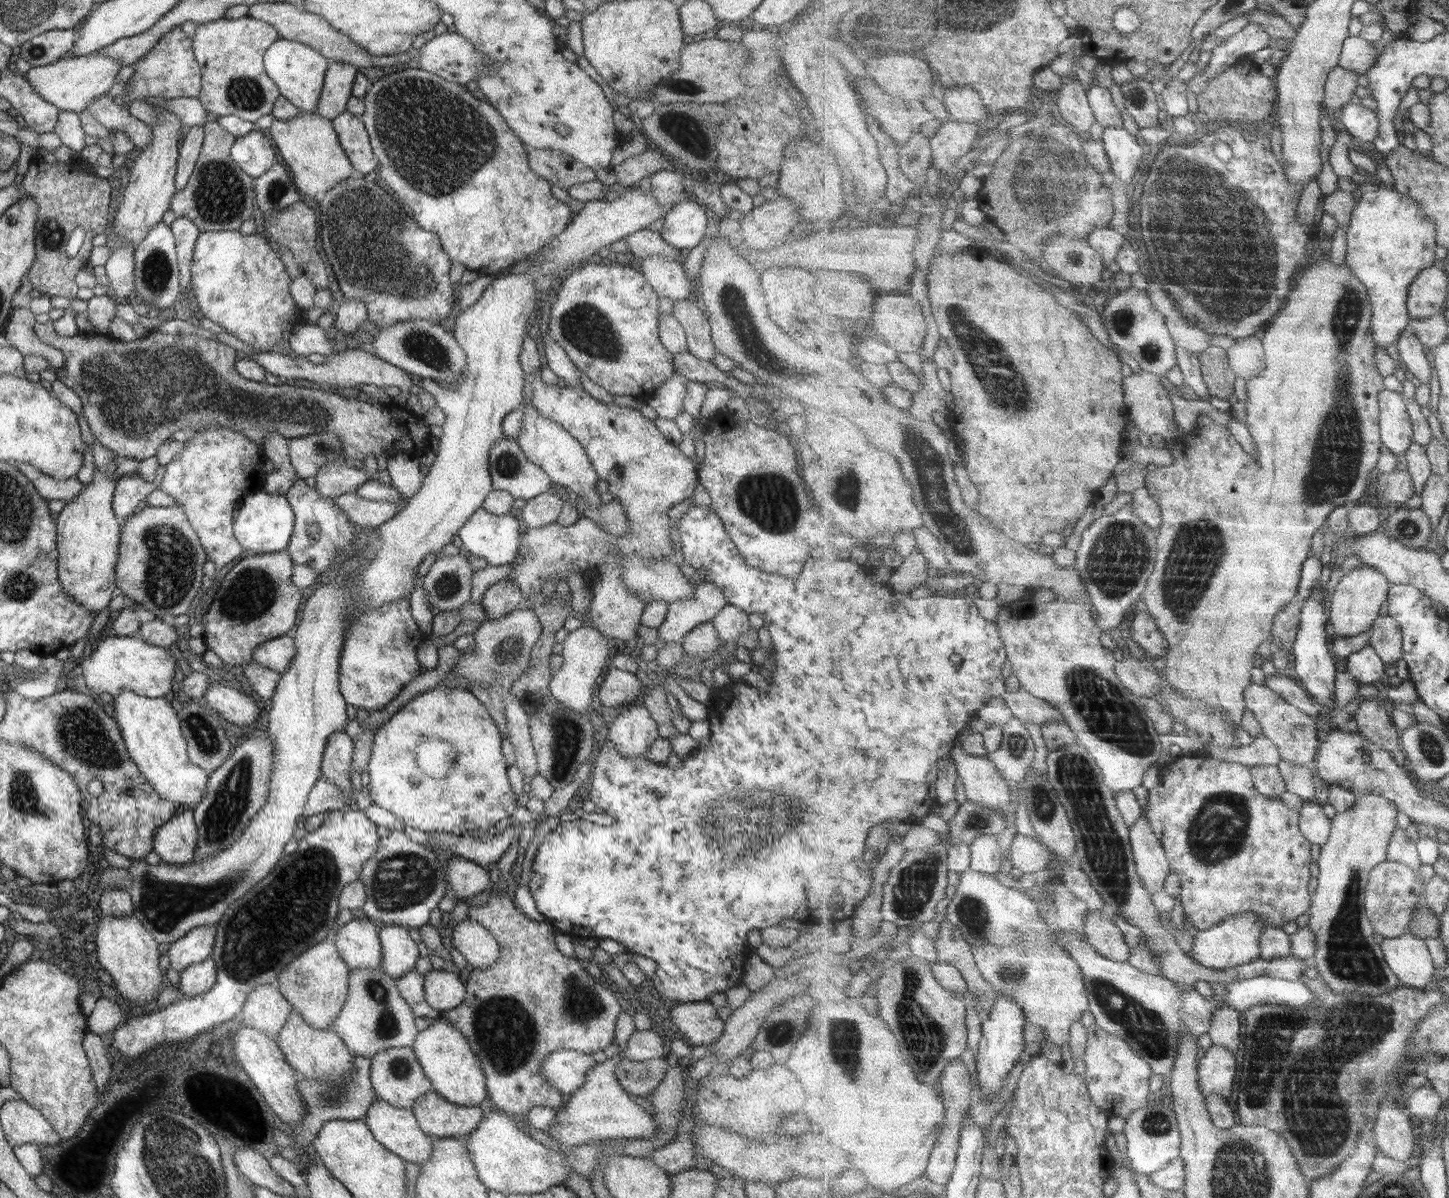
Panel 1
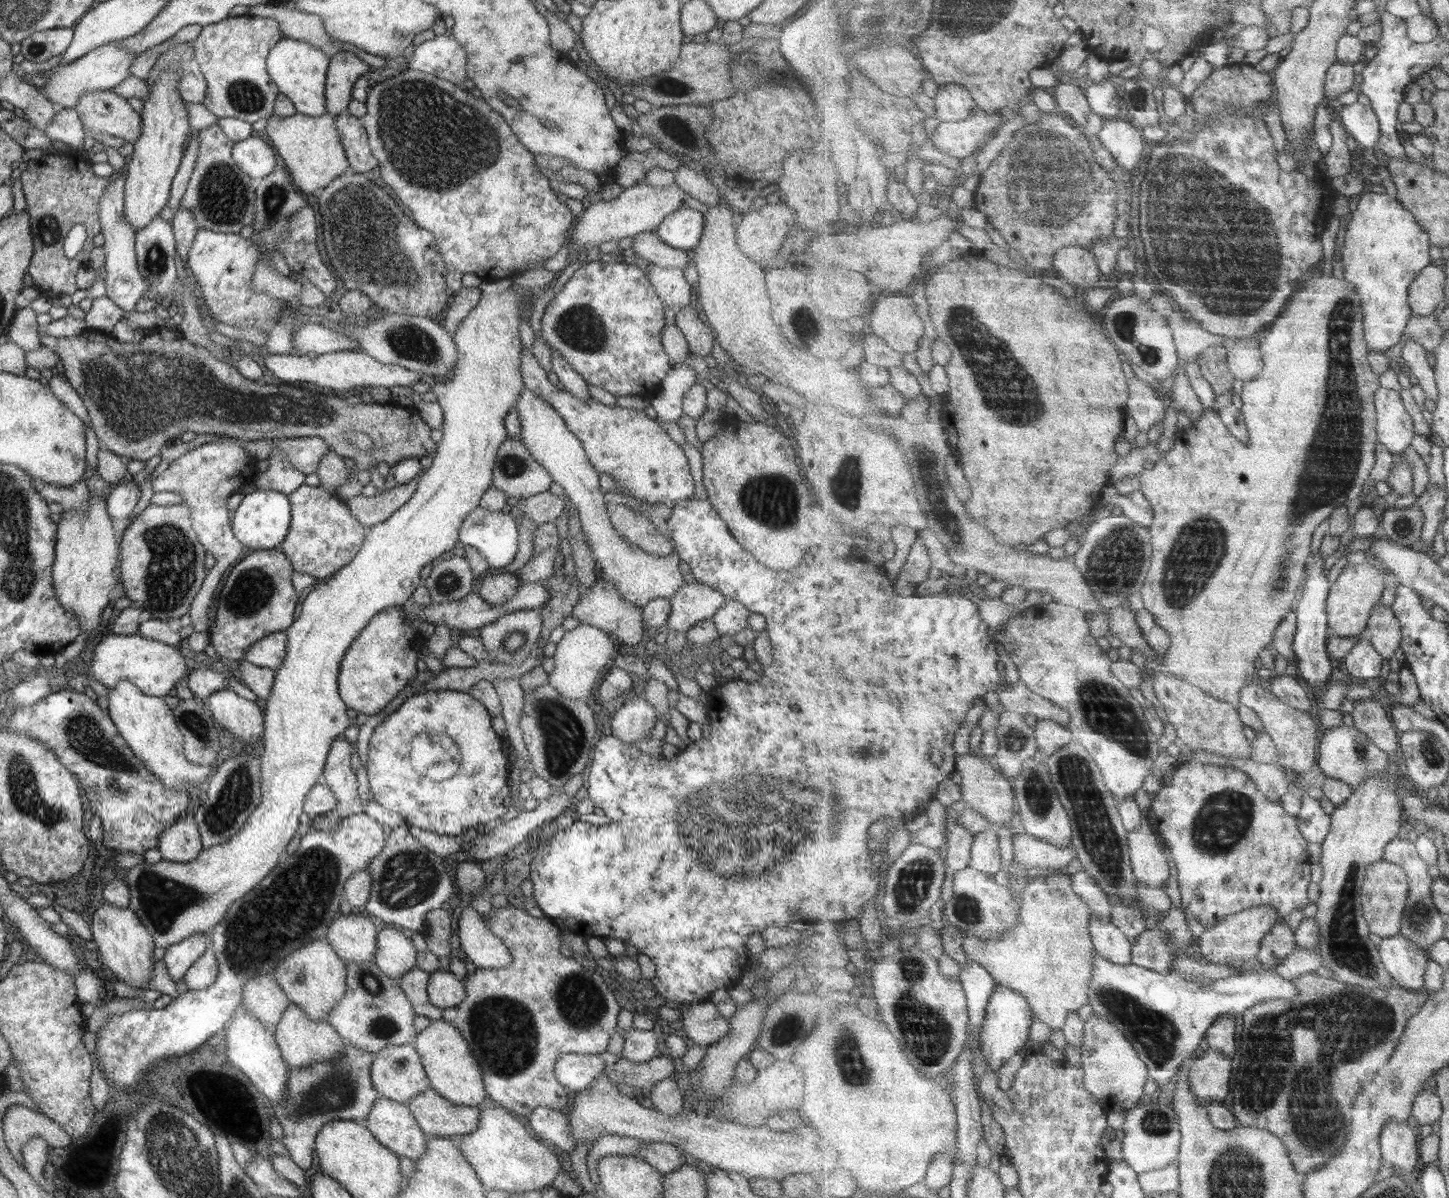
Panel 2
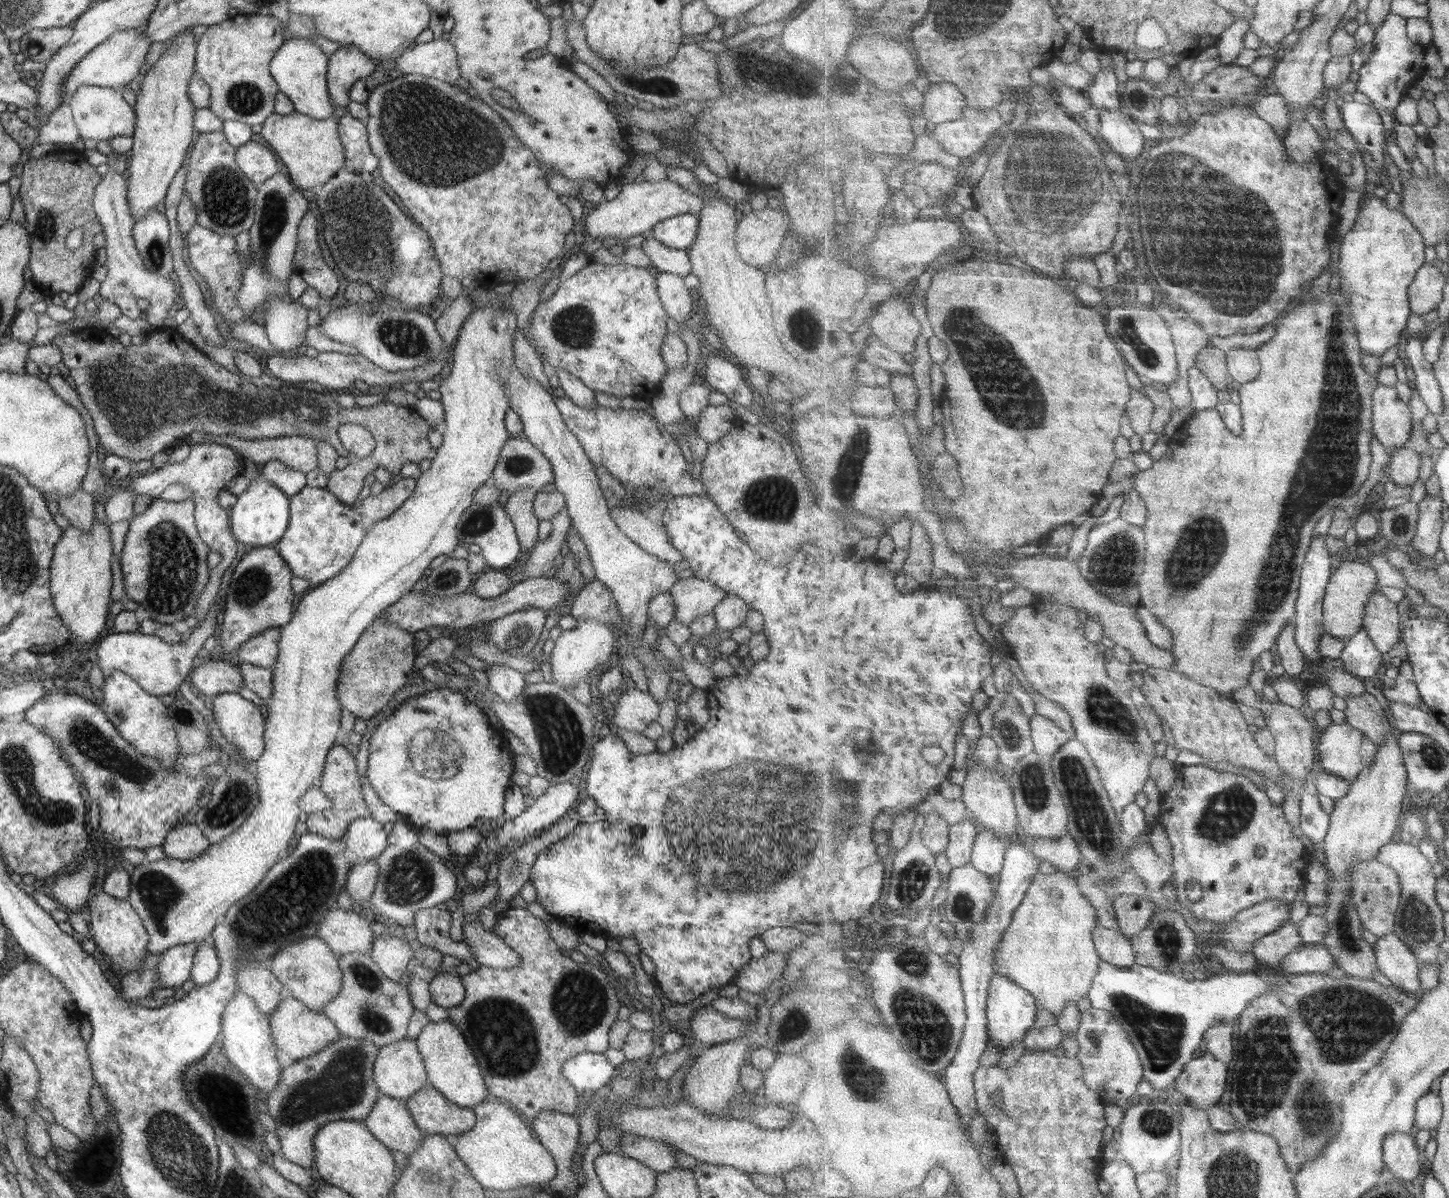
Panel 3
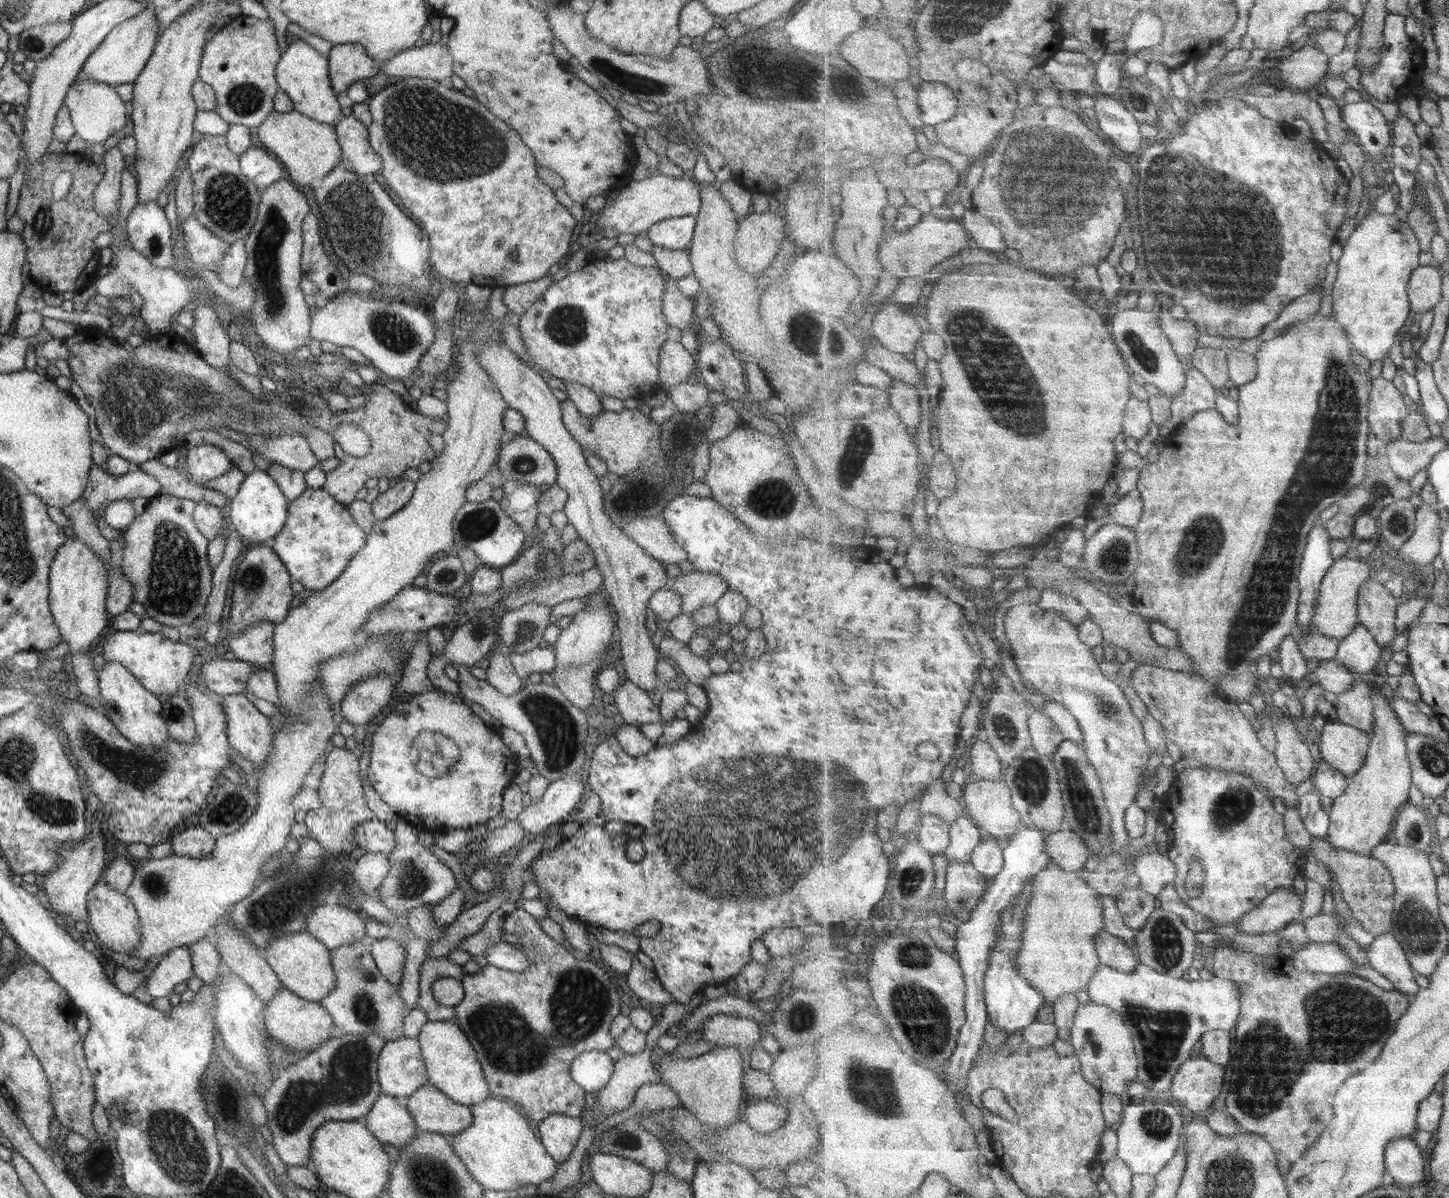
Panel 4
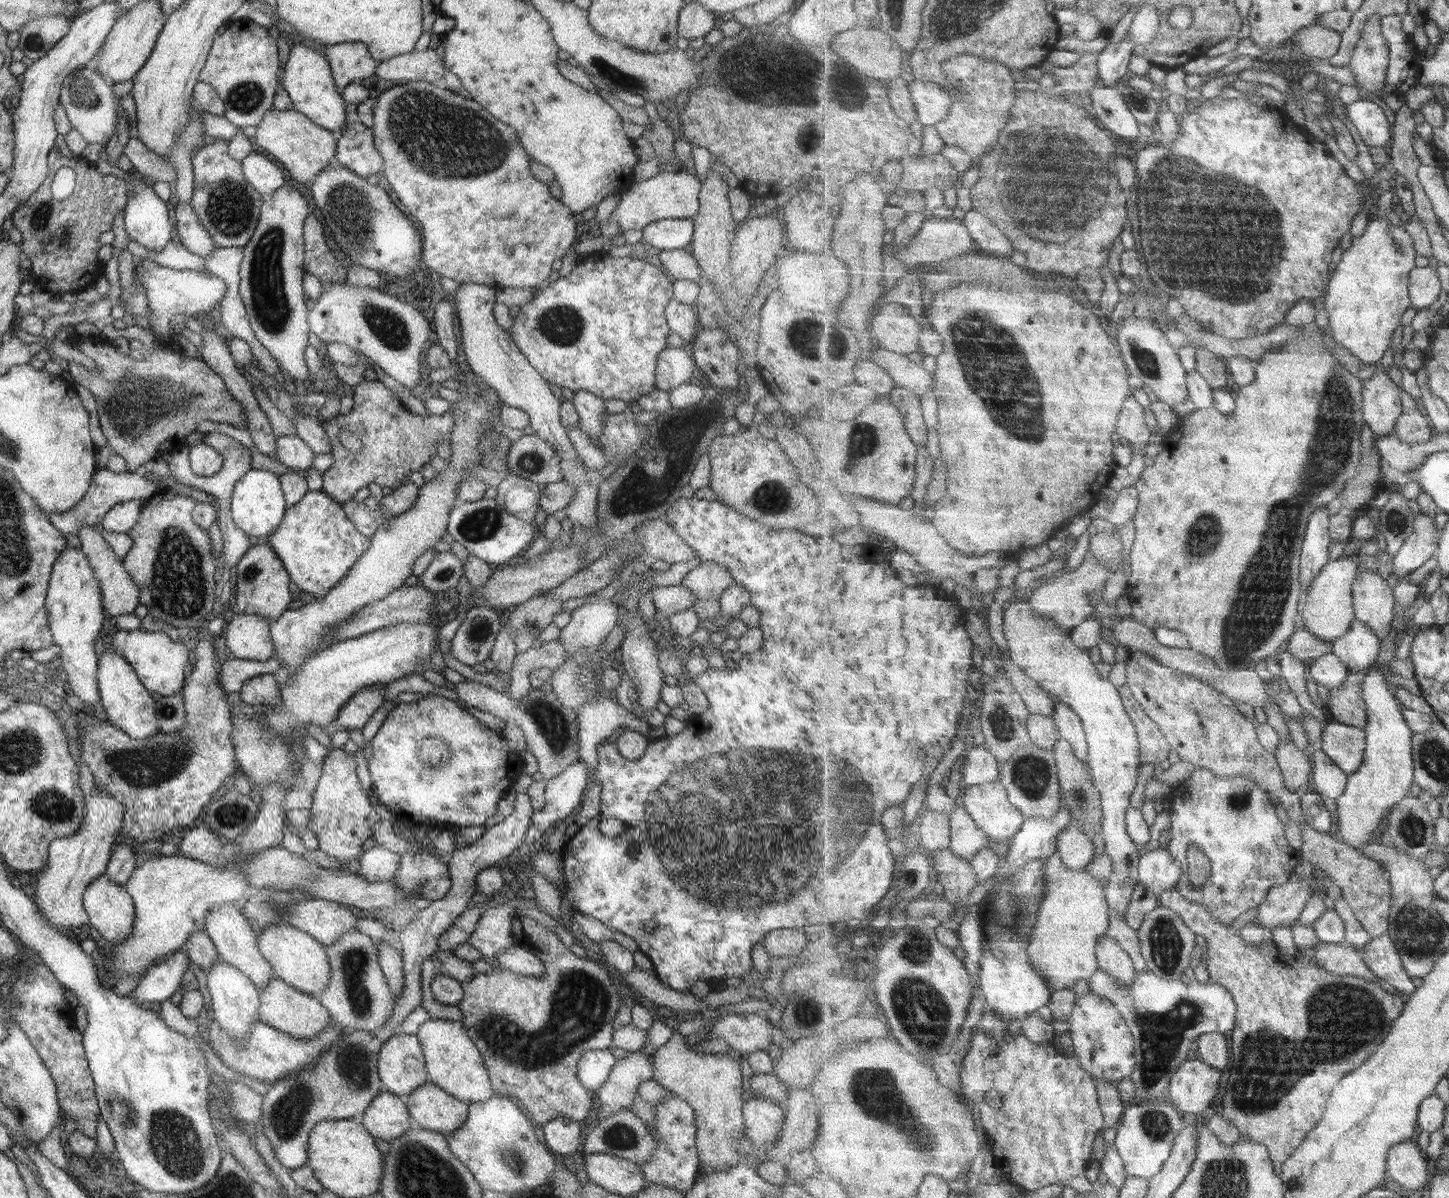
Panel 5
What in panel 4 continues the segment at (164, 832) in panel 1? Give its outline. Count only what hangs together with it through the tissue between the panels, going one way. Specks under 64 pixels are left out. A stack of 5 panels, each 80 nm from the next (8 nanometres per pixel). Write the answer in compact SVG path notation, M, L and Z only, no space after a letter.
M191 826L183 831L173 833L169 844L175 857L185 856L191 859L205 859L211 856L215 840L199 826Z

